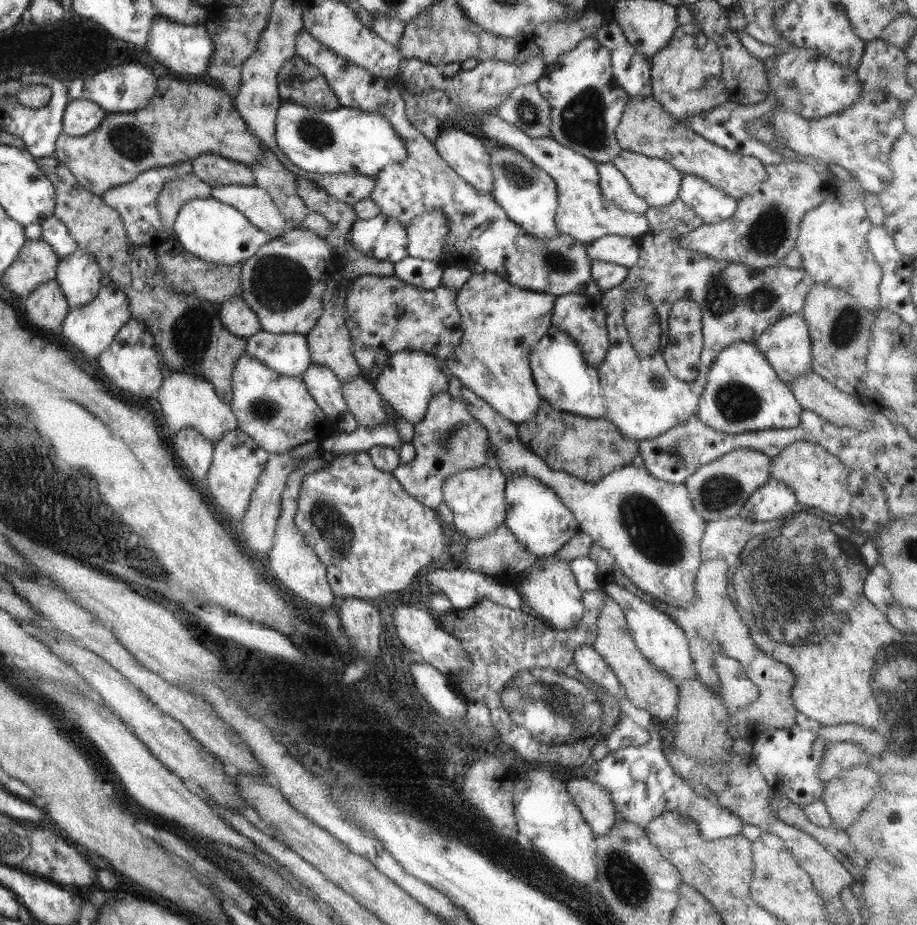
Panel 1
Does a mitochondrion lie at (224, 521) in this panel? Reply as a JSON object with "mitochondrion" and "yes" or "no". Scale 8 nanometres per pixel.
{"mitochondrion":"no"}

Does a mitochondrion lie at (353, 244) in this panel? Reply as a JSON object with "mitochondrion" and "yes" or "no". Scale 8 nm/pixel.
{"mitochondrion":"no"}

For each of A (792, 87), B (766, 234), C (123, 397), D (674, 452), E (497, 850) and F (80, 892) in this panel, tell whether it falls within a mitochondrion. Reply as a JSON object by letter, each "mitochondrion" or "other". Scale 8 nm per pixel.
{"A":"mitochondrion","B":"mitochondrion","C":"other","D":"mitochondrion","E":"other","F":"other"}

